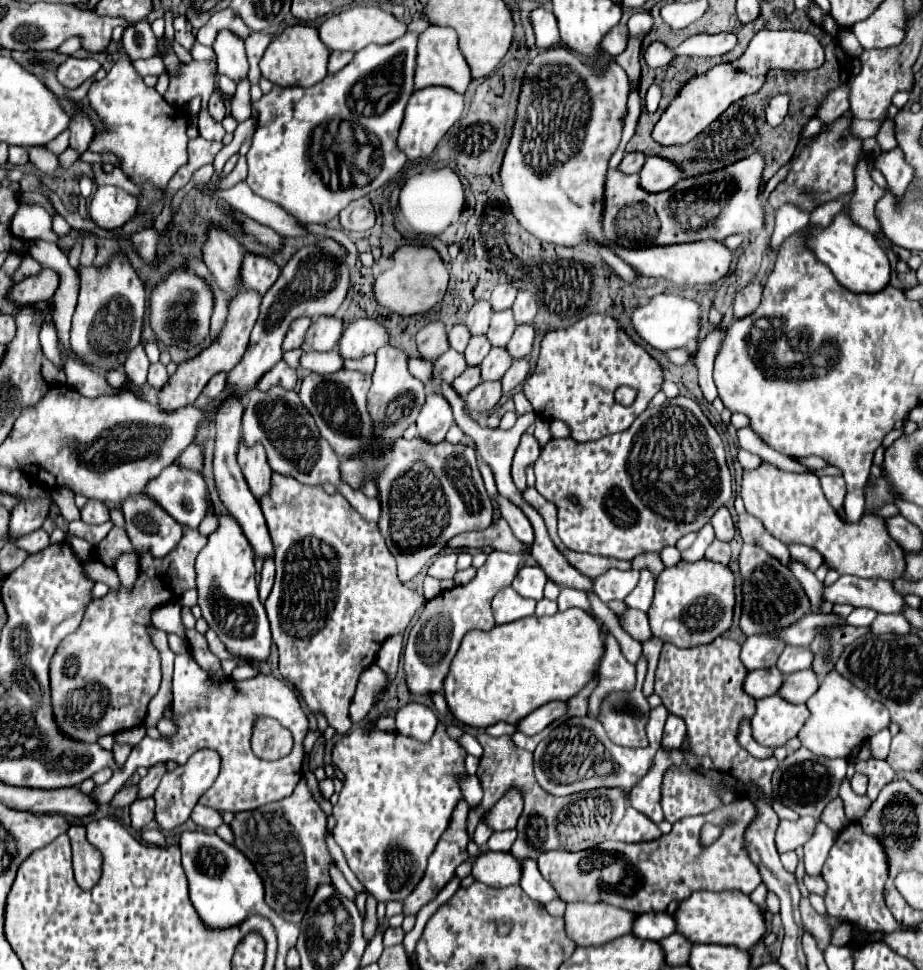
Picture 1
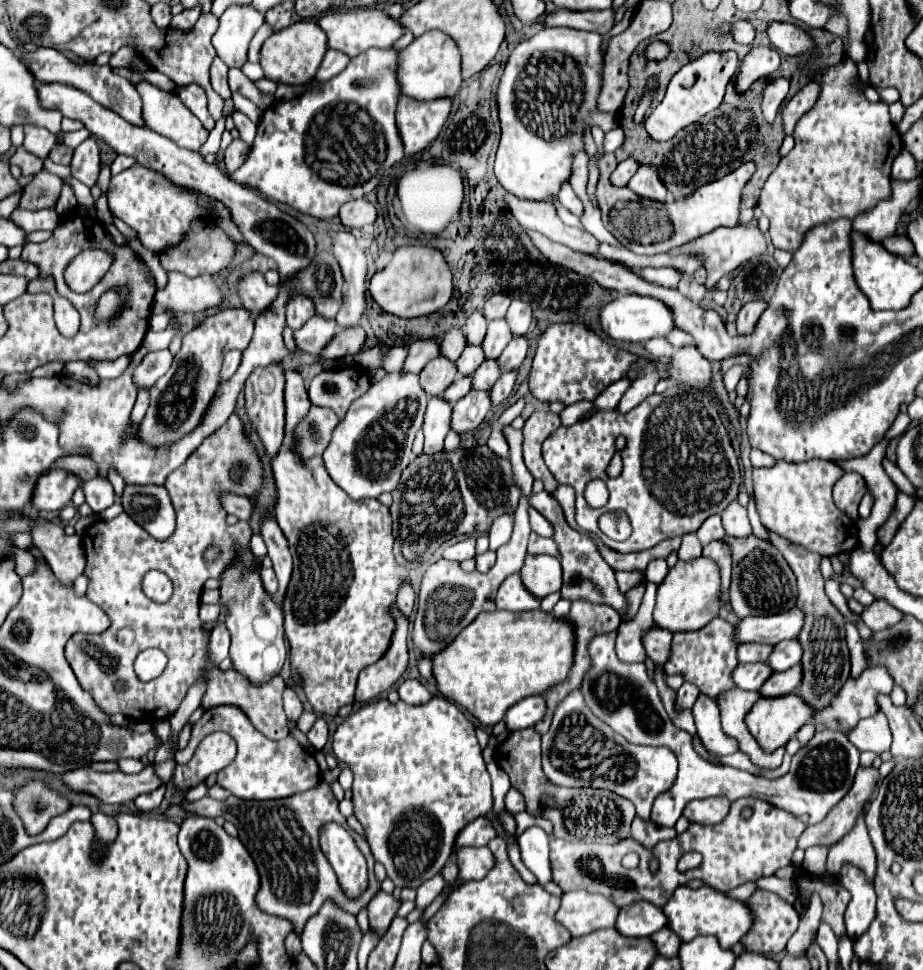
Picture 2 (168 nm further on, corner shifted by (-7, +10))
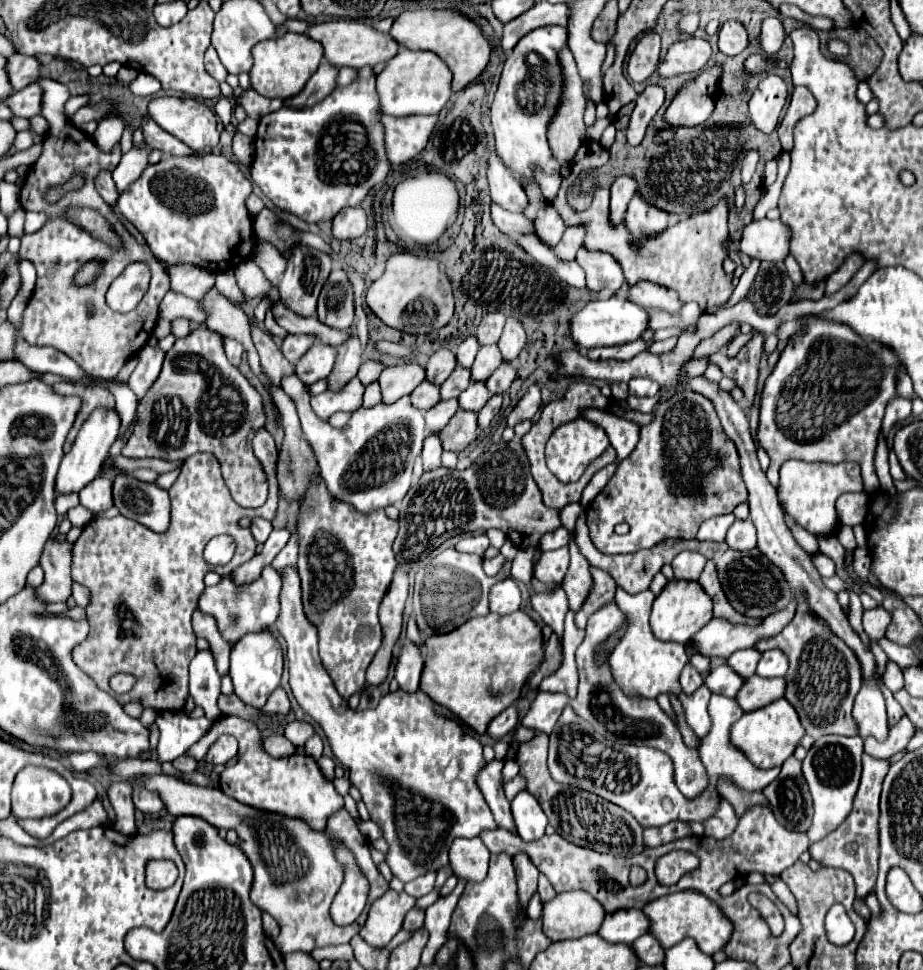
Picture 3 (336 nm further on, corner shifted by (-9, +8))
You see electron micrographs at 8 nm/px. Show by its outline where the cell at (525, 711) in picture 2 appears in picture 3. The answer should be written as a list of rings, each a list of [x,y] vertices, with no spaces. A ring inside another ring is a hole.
[[[510,706],[510,708],[506,708],[504,712],[500,712],[500,714],[488,724],[486,734],[488,734],[494,742],[496,742],[496,740],[502,740],[504,736],[508,736],[508,734],[516,728],[516,722],[518,722],[516,706]]]

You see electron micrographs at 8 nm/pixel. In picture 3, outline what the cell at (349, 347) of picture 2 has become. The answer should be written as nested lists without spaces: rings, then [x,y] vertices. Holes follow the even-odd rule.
[[[314,344],[294,366],[294,374],[304,382],[304,386],[310,386],[330,374],[330,368],[334,364],[334,352],[336,348]]]

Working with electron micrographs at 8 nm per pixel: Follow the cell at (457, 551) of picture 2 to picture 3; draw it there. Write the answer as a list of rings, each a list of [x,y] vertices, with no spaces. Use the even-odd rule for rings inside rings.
[[[480,534],[480,536],[470,536],[470,538],[464,538],[456,544],[456,548],[460,552],[472,552],[472,554],[478,554],[482,556],[486,550],[488,550],[490,542],[488,542],[488,536],[486,534]]]

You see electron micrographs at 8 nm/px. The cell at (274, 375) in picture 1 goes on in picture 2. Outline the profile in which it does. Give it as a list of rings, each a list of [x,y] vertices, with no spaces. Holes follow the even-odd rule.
[[[298,370],[284,372],[284,400],[286,400],[286,440],[280,448],[280,454],[272,460],[272,476],[276,484],[276,522],[282,528],[284,536],[290,542],[290,552],[294,558],[292,578],[282,602],[284,610],[284,630],[290,642],[290,666],[292,672],[300,678],[304,694],[312,704],[314,712],[334,716],[342,706],[354,702],[354,690],[358,674],[382,658],[388,650],[394,634],[394,616],[392,604],[404,582],[410,580],[408,570],[396,564],[392,554],[392,520],[386,506],[378,500],[352,500],[344,490],[340,490],[328,472],[320,456],[312,460],[300,460],[292,454],[294,436],[292,428],[308,412],[310,400],[304,386],[304,380]]]

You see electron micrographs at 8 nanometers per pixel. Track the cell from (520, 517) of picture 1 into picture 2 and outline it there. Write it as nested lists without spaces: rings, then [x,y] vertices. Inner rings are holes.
[[[532,506],[528,510],[528,514],[530,514],[530,528],[536,534],[540,534],[540,536],[552,536],[552,524],[548,520],[544,520]]]

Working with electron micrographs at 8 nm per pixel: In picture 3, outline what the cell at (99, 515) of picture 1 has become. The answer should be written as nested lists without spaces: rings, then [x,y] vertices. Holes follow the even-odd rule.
[[[94,478],[90,484],[86,484],[86,488],[82,488],[82,492],[78,492],[78,498],[80,498],[80,504],[88,508],[92,514],[106,512],[114,504],[112,502],[112,480]]]

